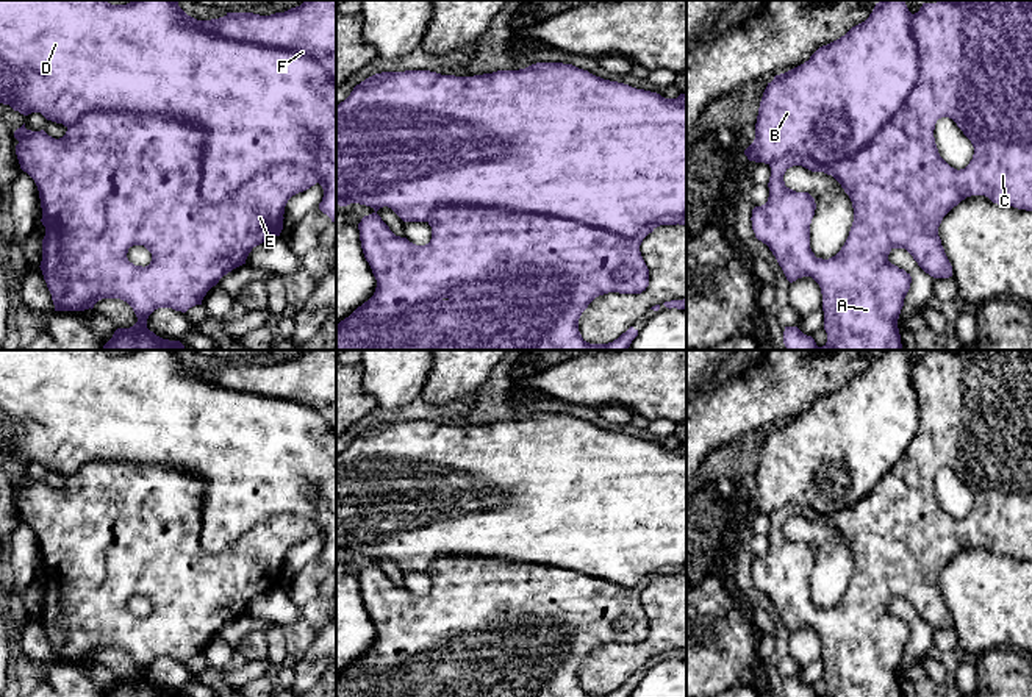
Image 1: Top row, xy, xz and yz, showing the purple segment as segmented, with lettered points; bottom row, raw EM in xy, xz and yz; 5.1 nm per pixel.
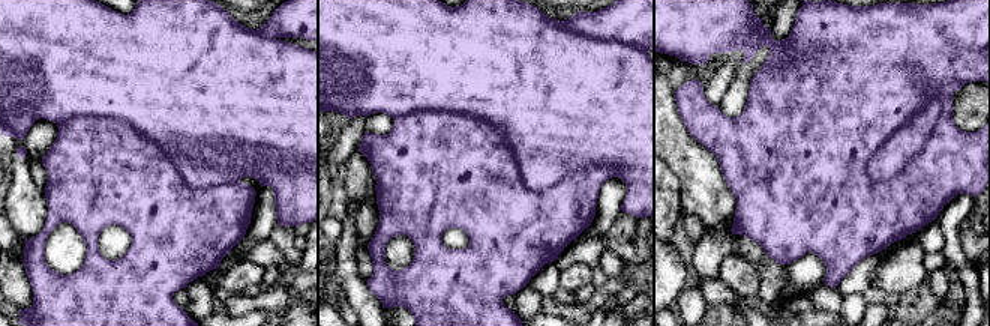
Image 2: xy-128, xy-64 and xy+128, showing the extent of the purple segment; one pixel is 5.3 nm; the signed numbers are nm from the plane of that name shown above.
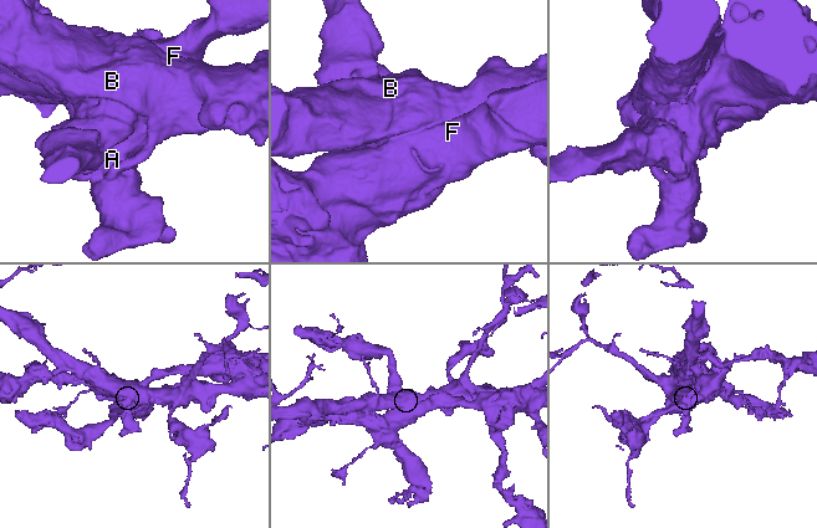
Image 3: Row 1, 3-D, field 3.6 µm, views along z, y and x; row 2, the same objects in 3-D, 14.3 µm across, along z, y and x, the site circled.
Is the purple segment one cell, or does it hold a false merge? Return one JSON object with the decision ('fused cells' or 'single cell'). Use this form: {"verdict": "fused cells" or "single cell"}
{"verdict": "fused cells"}

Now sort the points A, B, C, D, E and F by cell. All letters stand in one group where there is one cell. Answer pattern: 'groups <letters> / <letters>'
groups A C E F / B D

